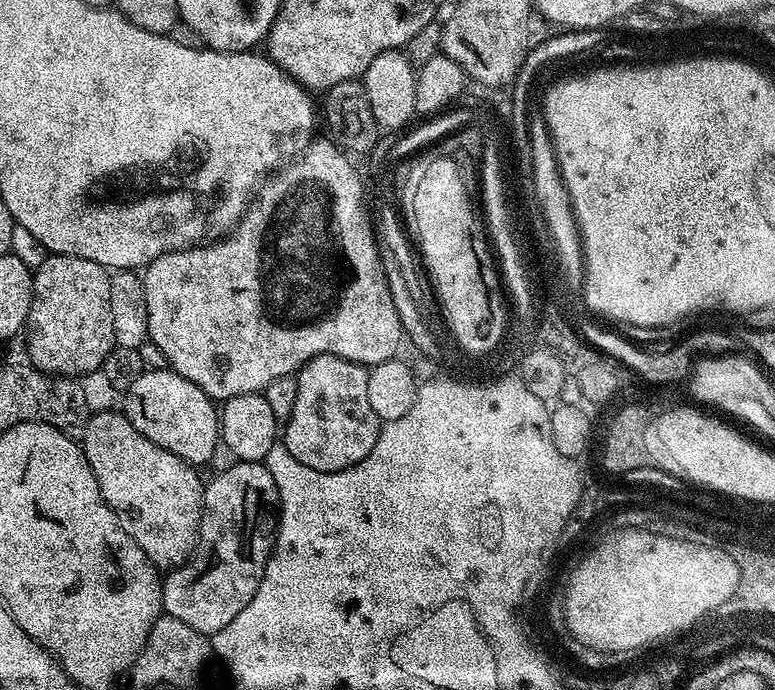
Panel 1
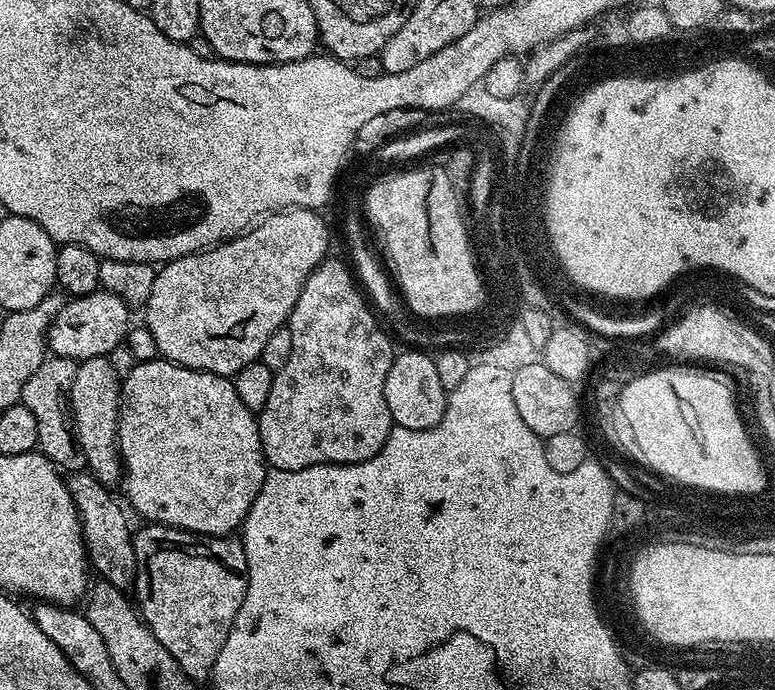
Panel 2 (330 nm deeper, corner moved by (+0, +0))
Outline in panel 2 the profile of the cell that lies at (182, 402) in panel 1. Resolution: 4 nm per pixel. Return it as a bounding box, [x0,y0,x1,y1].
[118,358,266,536]

